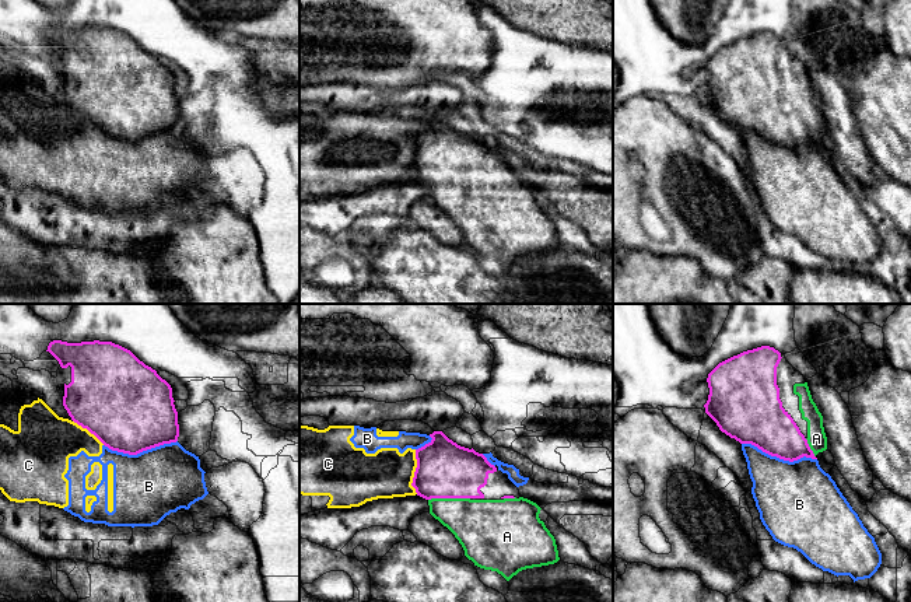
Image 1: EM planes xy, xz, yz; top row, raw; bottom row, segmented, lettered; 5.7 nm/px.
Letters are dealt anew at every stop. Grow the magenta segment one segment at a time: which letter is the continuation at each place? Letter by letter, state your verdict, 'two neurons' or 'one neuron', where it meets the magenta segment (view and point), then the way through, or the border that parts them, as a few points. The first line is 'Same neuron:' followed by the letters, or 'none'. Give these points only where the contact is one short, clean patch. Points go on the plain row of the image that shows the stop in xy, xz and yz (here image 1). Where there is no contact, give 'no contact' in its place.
Same neuron: A
A: one neuron; contact xz (448, 184)
B: two neurons; contact yz (780, 144)
C: two neurons; contact xz (414, 158)

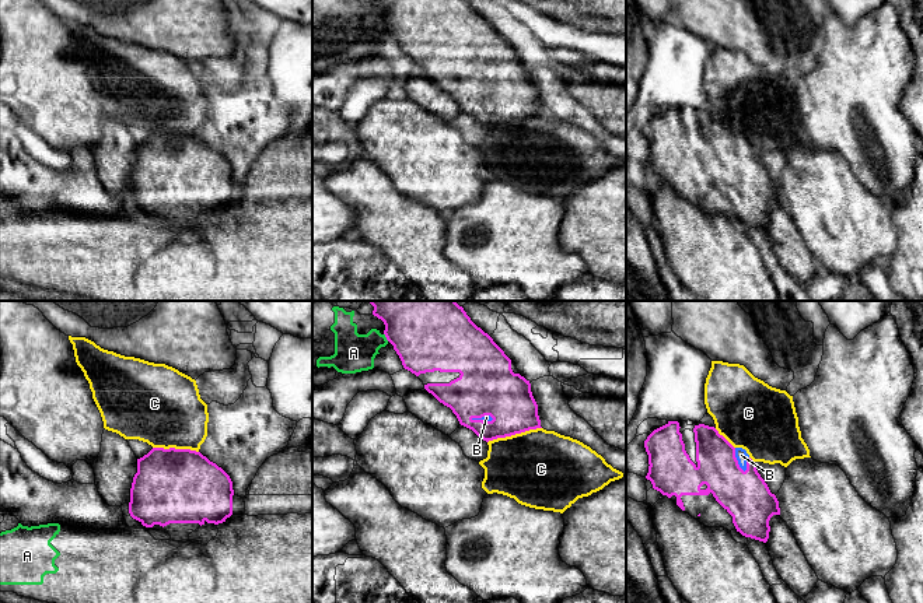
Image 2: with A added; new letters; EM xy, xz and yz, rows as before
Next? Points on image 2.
Same neuron: B
A: two neurons; contact xz (385, 23)
B: one neuron; contact yz (737, 147); way yz (745, 182), (737, 172), (737, 147), (741, 142)
C: two neurons; contact xz (514, 121)

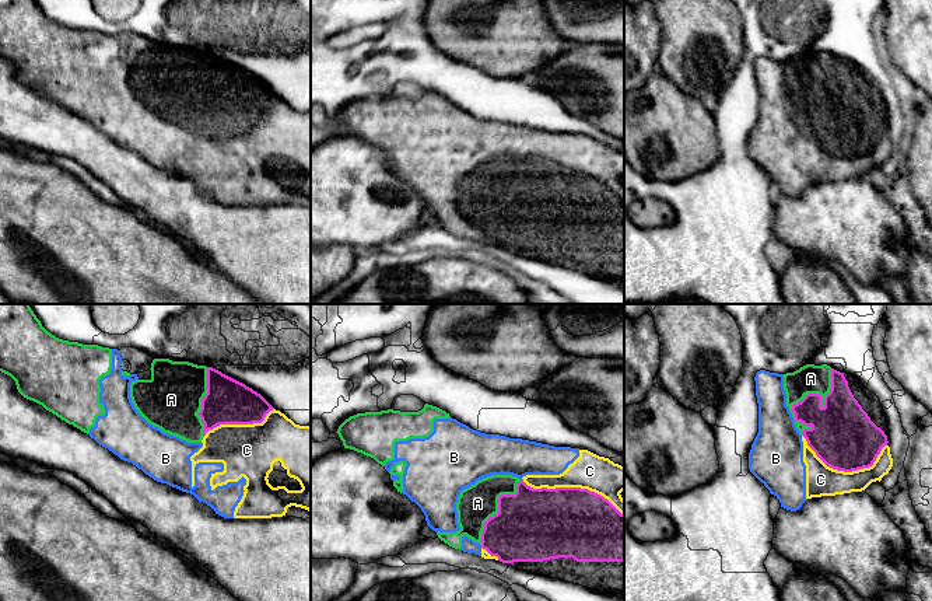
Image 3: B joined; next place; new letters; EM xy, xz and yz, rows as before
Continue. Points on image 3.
Same neuron: A, B, C
A: one neuron; contact yz (808, 80)
B: one neuron; no contact
C: one neuron; contact xz (573, 174)

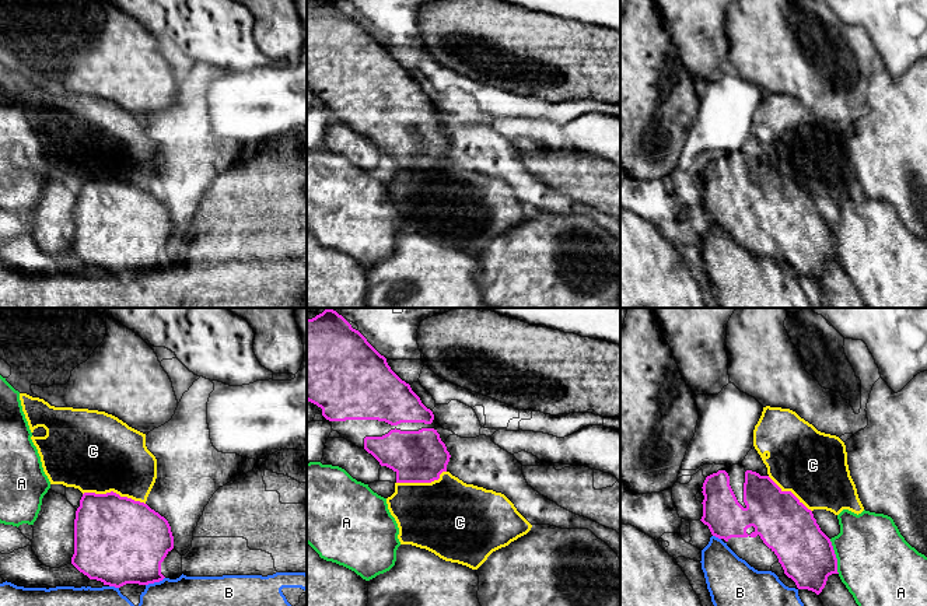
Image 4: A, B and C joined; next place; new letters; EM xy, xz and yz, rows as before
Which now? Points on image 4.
Same neuron: none
A: two neurons; contact yz (835, 242)
B: two neurons; contact xy (154, 268)
C: two neurons; contact xy (112, 178)

